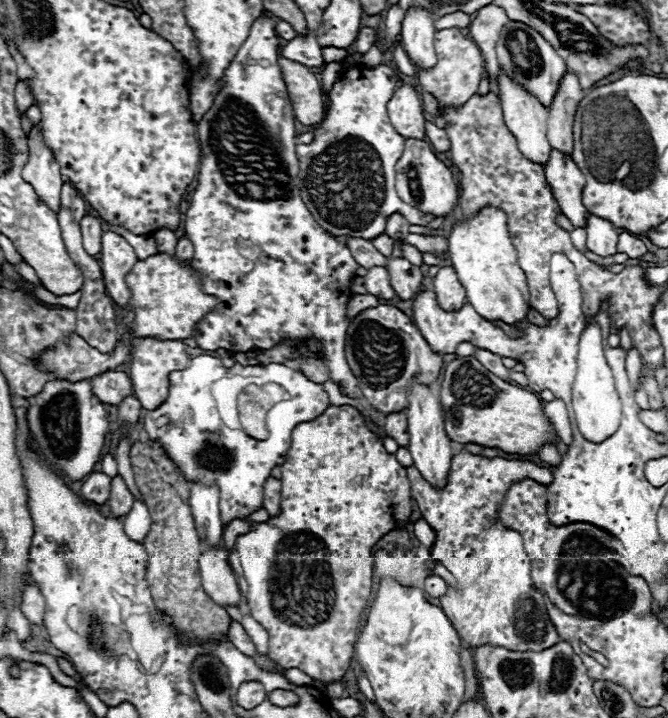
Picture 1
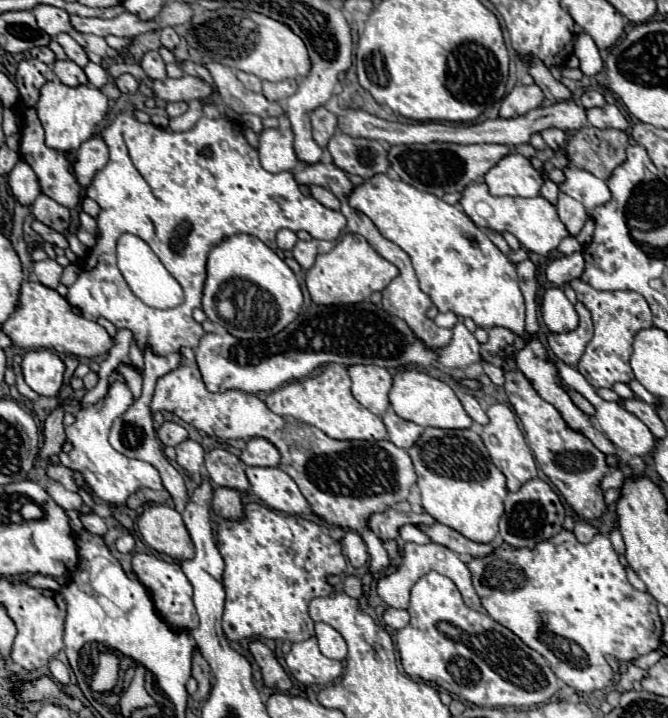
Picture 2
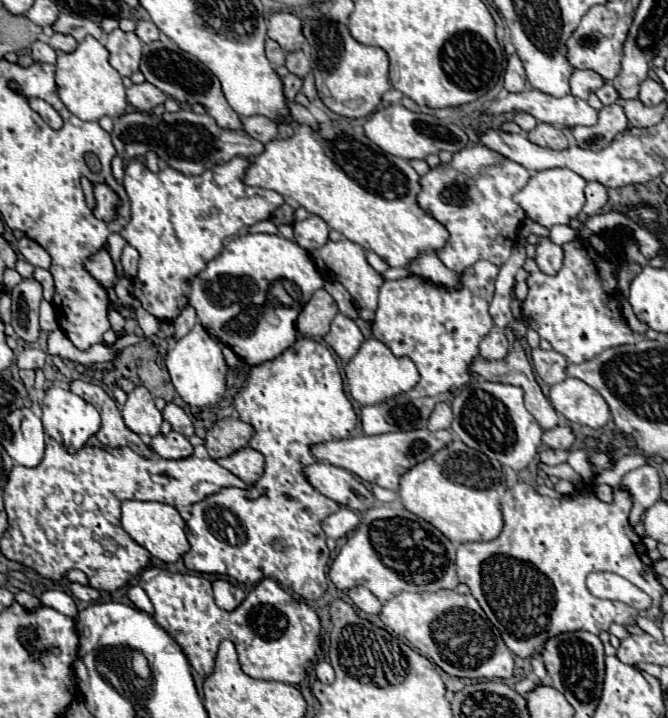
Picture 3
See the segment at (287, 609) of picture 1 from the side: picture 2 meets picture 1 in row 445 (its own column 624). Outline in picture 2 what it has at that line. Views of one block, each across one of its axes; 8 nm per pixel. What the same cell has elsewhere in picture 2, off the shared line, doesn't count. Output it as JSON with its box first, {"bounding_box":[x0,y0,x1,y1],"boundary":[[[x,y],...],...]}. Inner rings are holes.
{"bounding_box":[570,280,652,388],"boundary":[[[572,280],[570,286],[576,290],[578,300],[590,310],[594,322],[594,336],[586,346],[584,356],[578,362],[578,372],[594,386],[594,388],[612,388],[614,382],[630,382],[634,372],[630,368],[632,354],[632,338],[638,330],[652,326],[652,312],[644,296],[632,290],[616,290],[616,292],[600,292],[588,286],[582,280]]]}

